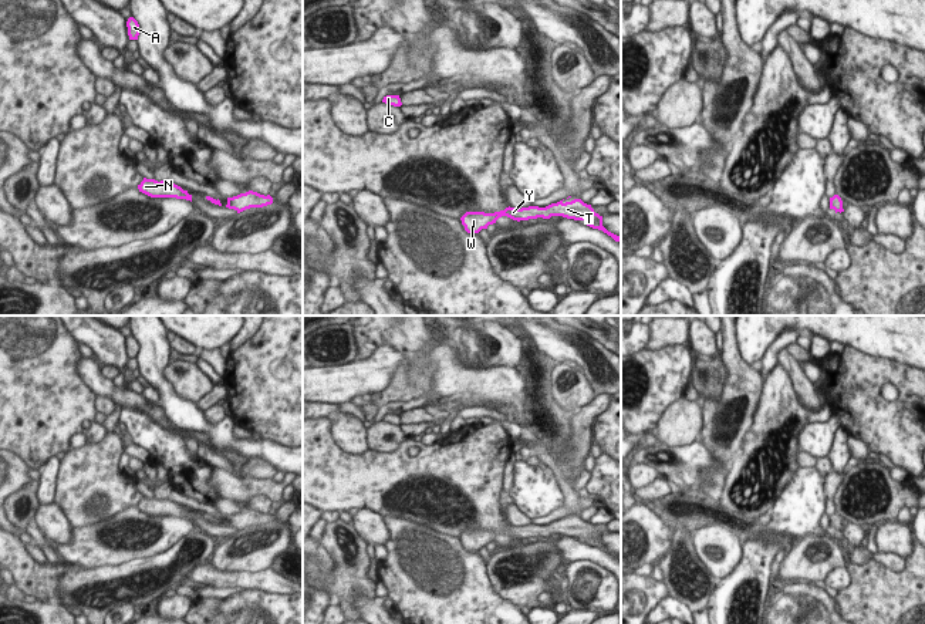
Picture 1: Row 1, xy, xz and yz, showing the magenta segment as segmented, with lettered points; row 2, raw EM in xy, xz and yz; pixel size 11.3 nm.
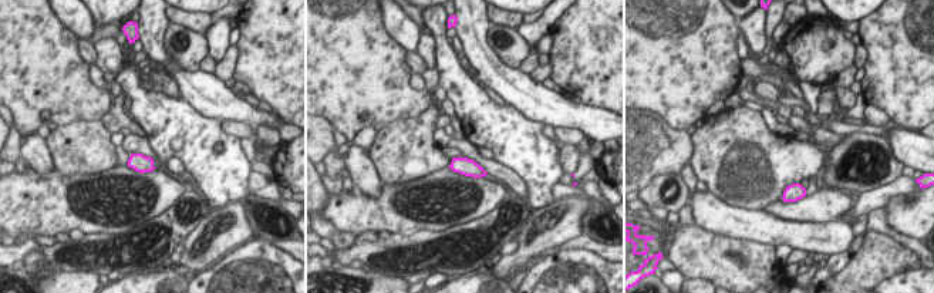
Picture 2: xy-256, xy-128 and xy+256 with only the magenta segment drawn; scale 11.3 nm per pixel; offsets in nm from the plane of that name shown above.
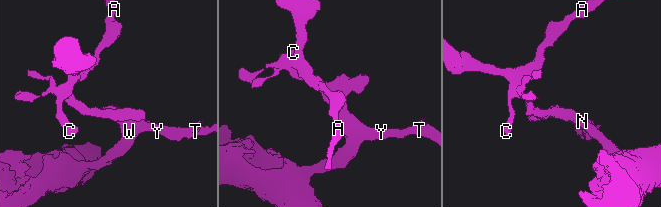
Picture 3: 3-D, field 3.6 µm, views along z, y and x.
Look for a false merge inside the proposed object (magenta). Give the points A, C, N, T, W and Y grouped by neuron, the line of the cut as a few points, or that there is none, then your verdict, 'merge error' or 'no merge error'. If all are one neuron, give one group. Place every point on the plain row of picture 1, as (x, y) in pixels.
groups A C N T W Y; cut none; no merge error

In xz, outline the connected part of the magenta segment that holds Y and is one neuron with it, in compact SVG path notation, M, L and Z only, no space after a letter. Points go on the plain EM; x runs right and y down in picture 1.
M574 517L571 520L557 520L551 522L546 526L529 525L529 526L506 526L504 529L494 532L485 530L466 530L460 539L465 544L465 549L470 553L479 552L482 547L487 547L489 543L496 542L496 539L502 534L507 534L513 539L529 539L529 537L550 537L551 534L563 534L574 539L584 539L587 544L593 547L602 549L608 554L611 554L615 560L620 560L620 554L608 550L602 544L602 534L594 530L591 523L584 522L581 517Z

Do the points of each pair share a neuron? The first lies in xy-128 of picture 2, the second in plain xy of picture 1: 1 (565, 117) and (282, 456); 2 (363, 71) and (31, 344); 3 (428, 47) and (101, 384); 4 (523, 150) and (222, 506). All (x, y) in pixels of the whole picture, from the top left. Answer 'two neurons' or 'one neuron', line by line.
1: one neuron
2: one neuron
3: two neurons
4: two neurons

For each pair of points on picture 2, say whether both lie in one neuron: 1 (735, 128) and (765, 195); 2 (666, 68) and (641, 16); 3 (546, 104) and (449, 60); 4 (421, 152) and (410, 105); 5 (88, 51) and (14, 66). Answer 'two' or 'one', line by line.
1: one
2: one
3: two
4: two
5: two

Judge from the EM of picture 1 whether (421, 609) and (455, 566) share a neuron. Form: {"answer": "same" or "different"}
{"answer": "same"}

